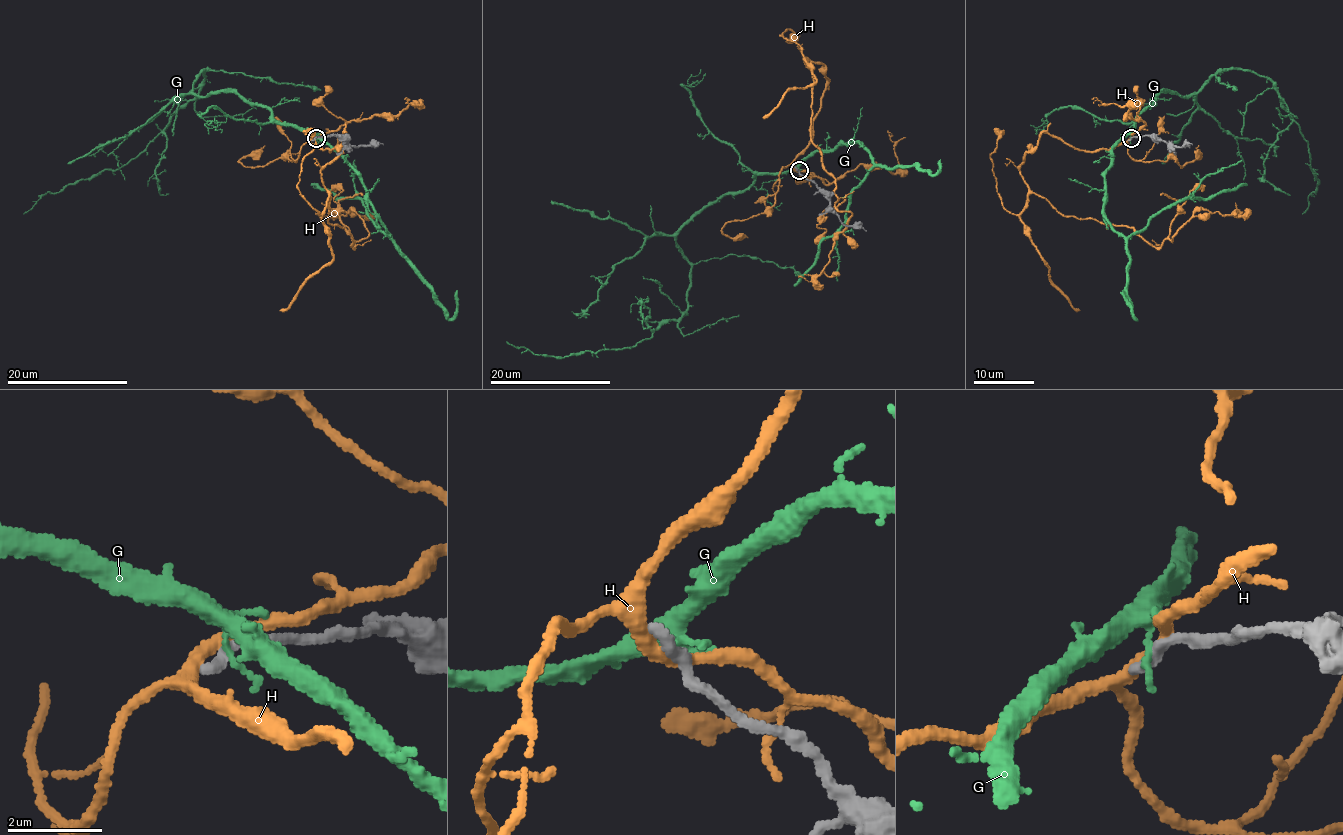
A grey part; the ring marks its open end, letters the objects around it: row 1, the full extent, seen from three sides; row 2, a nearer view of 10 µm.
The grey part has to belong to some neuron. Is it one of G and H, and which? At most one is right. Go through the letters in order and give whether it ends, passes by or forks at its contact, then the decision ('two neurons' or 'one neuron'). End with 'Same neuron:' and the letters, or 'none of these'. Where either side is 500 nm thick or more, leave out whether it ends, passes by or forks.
G: it forks | two neurons
H: it passes by | two neurons
Same neuron: none of these

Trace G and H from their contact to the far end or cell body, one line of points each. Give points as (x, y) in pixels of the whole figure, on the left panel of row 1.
G: (315, 137), (232, 92), (194, 93), (207, 69), (194, 98), (141, 152), (43, 195), (23, 214)
H: (315, 137), (330, 151), (345, 134), (321, 177), (328, 222), (352, 247), (367, 235), (352, 210), (315, 213)

